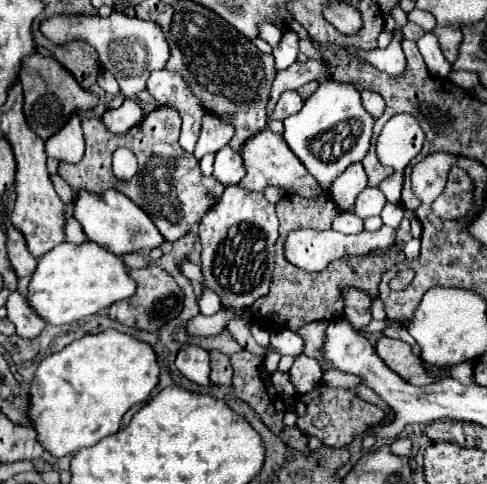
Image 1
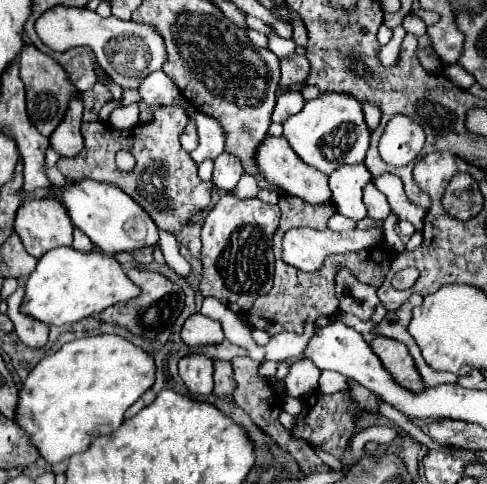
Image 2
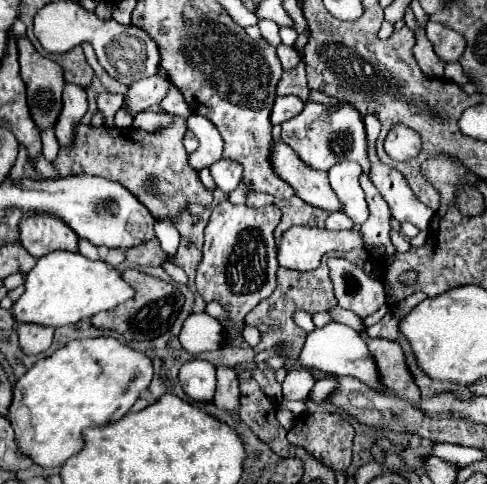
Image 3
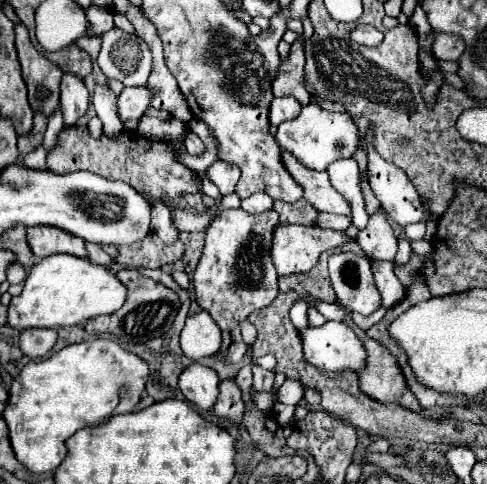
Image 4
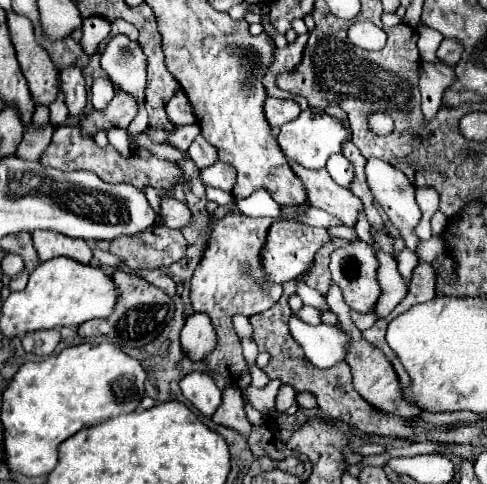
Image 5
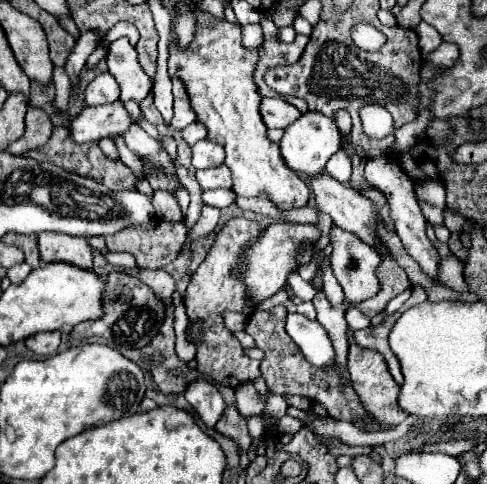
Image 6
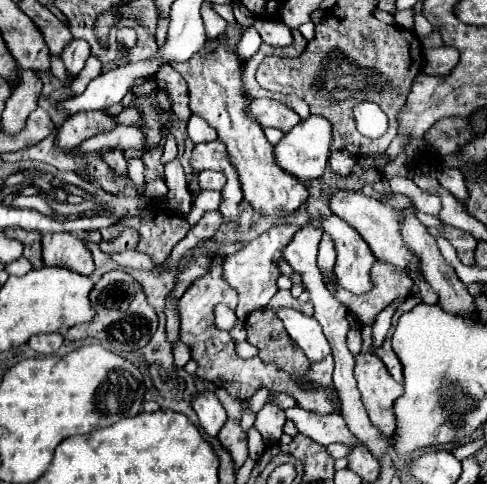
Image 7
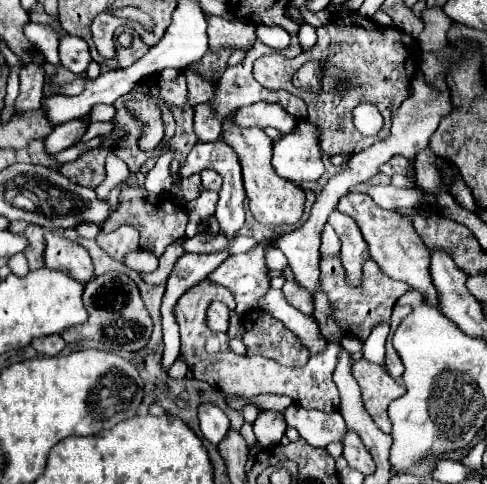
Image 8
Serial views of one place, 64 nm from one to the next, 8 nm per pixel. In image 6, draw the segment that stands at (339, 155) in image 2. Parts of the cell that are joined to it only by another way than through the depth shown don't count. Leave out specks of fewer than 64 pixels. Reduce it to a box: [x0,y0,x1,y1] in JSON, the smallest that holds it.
[280,110,342,176]

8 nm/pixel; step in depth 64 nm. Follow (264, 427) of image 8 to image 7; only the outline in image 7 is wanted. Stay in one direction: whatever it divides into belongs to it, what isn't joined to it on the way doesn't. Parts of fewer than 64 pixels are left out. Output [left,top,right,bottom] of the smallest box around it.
[254,400,286,444]

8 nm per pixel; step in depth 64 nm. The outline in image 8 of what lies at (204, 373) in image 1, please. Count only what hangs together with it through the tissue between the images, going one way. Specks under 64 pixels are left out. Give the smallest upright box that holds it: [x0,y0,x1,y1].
[198,402,230,444]

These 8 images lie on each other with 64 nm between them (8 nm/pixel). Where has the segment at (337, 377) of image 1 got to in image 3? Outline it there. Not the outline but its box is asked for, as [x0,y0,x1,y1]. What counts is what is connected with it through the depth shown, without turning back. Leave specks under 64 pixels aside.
[310,374,338,400]

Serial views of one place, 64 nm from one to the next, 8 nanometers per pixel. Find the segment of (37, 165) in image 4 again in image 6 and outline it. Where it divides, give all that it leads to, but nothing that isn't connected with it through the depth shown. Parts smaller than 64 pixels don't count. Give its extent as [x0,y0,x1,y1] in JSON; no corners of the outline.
[6,106,52,156]

